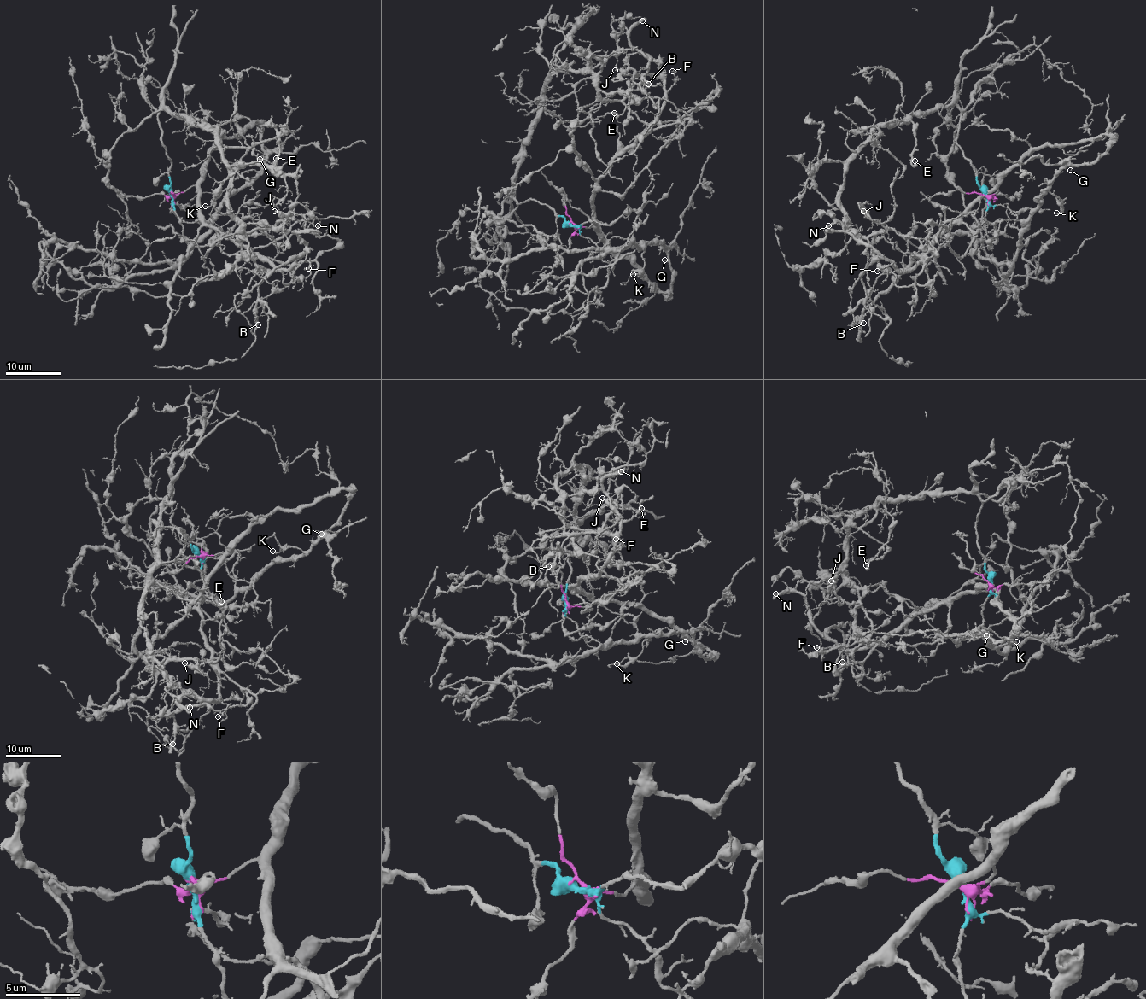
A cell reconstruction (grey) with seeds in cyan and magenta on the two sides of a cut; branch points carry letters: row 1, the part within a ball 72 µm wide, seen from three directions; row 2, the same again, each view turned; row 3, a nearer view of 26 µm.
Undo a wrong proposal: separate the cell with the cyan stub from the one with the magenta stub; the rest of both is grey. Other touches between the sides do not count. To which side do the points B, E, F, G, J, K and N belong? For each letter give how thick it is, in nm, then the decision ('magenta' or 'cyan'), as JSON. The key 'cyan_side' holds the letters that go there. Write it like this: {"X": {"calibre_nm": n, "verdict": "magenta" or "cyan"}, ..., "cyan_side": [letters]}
{"B": {"calibre_nm": 140, "verdict": "magenta"}, "E": {"calibre_nm": 280, "verdict": "cyan"}, "F": {"calibre_nm": 110, "verdict": "magenta"}, "G": {"calibre_nm": 100, "verdict": "magenta"}, "J": {"calibre_nm": 160, "verdict": "cyan"}, "K": {"calibre_nm": 170, "verdict": "magenta"}, "N": {"calibre_nm": 120, "verdict": "magenta"}, "cyan_side": ["E", "J"]}

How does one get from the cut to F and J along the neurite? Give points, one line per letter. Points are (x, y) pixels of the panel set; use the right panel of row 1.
F: (983, 193), (998, 190), (985, 191), (937, 232), (917, 266), (898, 271), (891, 265), (878, 271)
J: (983, 193), (956, 140), (961, 112), (935, 106), (879, 124), (847, 166), (847, 224), (890, 229), (864, 211)

